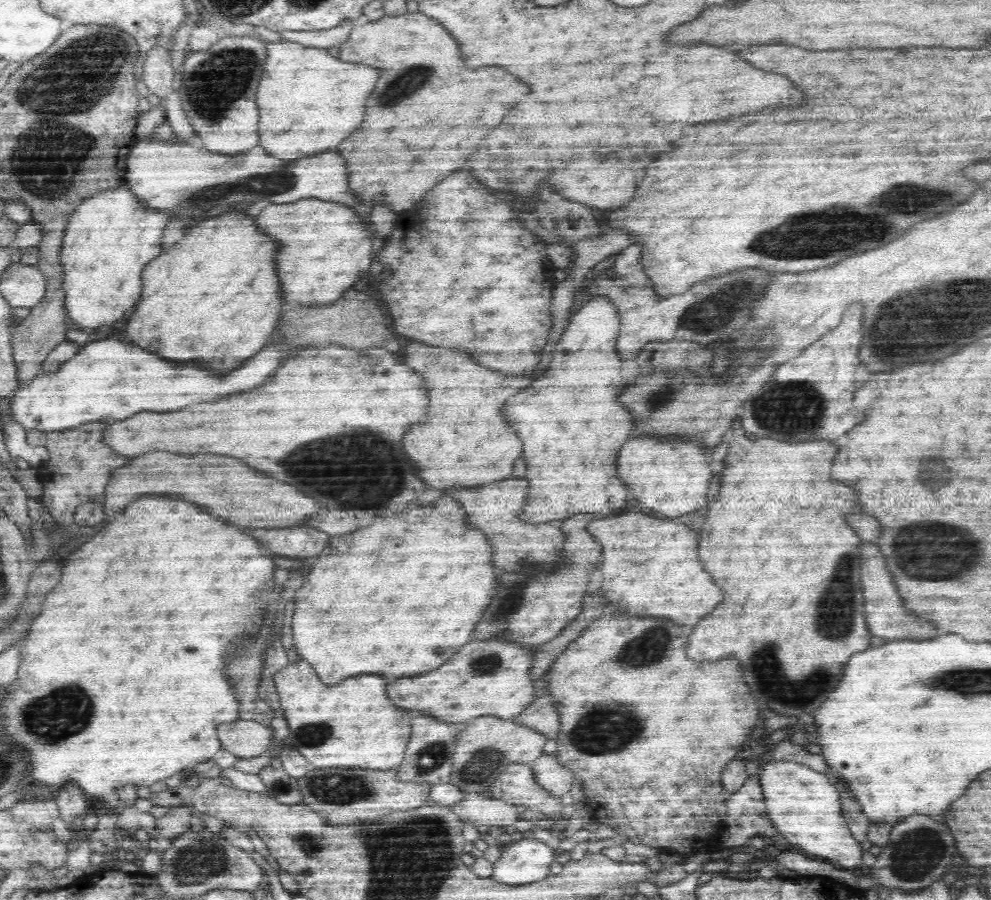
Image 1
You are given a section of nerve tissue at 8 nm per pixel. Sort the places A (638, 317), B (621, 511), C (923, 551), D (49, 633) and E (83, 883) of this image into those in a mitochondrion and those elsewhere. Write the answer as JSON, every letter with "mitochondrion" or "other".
{"A":"other","B":"other","C":"mitochondrion","D":"other","E":"other"}

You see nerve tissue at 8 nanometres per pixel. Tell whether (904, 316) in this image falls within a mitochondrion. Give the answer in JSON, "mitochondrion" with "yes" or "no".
{"mitochondrion":"yes"}

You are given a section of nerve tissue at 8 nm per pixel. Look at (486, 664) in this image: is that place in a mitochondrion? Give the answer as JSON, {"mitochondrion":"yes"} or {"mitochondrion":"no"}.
{"mitochondrion":"yes"}

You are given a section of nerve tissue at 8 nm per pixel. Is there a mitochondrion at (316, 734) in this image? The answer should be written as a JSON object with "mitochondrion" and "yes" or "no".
{"mitochondrion":"yes"}

